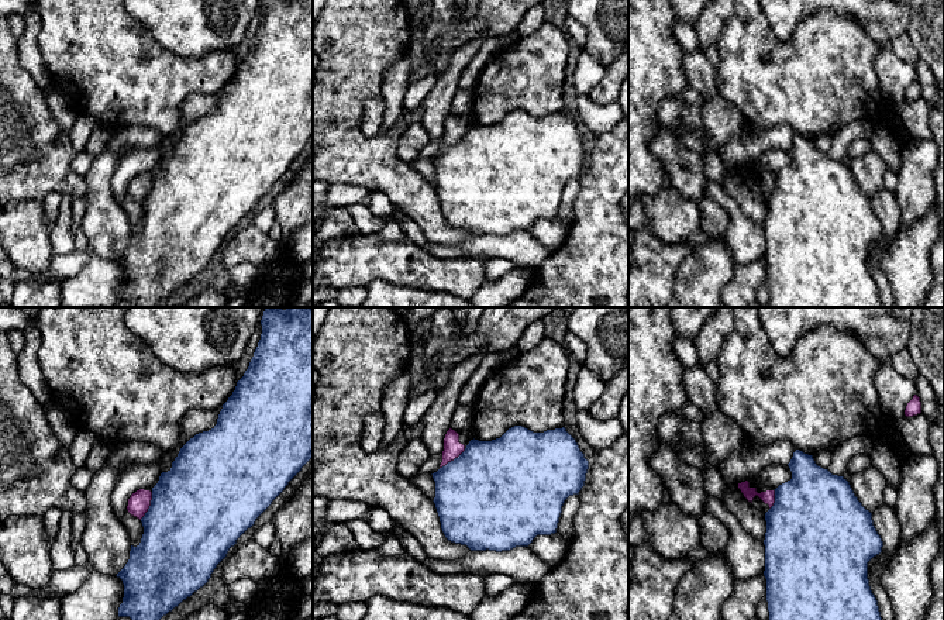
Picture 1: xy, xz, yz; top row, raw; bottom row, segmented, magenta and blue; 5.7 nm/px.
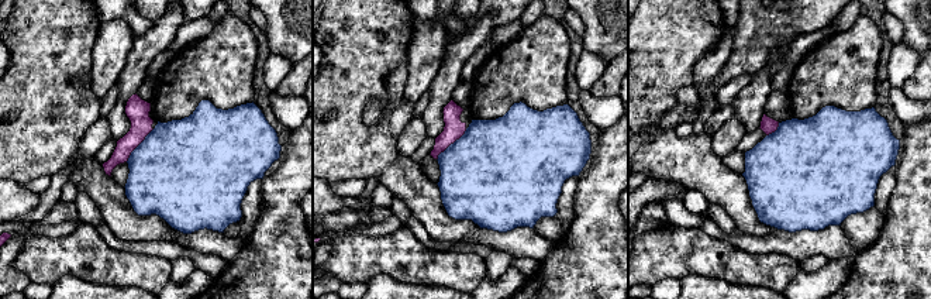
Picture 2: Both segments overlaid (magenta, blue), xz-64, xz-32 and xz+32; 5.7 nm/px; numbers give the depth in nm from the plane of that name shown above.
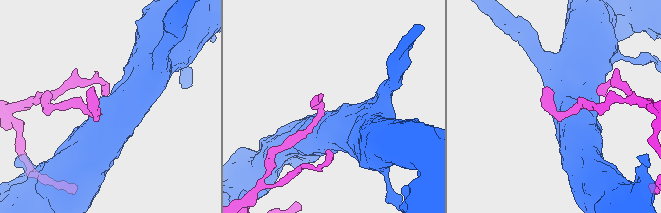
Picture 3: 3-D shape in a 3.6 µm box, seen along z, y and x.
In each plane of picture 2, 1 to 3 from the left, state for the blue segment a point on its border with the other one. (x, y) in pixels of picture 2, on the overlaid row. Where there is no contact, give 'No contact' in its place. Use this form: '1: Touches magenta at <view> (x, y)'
1: Touches magenta at xz-64 (138, 144)
2: Touches magenta at xz-32 (451, 143)
3: Touches magenta at xz+32 (773, 131)

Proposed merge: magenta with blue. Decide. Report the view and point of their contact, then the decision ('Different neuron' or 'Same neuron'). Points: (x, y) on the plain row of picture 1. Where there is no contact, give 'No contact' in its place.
Touches magenta at xy (150, 189). Different neuron

